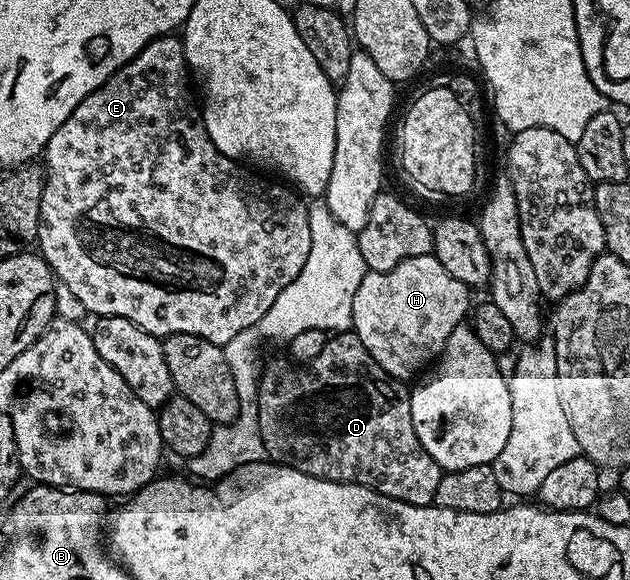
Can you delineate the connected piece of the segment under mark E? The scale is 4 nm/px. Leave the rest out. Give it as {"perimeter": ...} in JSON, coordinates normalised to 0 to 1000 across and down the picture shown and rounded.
{"perimeter":[[[278,59],[259,60],[238,71],[238,78],[225,84],[225,91],[194,112],[154,157],[143,160],[122,181],[117,195],[111,195],[111,202],[98,209],[86,236],[79,236],[76,252],[67,262],[71,297],[70,331],[63,348],[62,438],[70,441],[76,462],[90,483],[130,519],[140,540],[171,543],[152,559],[144,559],[143,576],[149,602],[156,602],[162,622],[168,622],[168,629],[175,629],[194,650],[194,657],[206,664],[213,684],[243,705],[259,702],[260,693],[273,686],[276,669],[270,636],[263,636],[259,590],[241,578],[259,581],[276,574],[302,574],[335,591],[363,591],[367,584],[378,581],[378,574],[384,574],[384,567],[397,567],[424,540],[429,526],[435,526],[441,505],[448,505],[448,498],[454,498],[454,491],[460,491],[460,484],[467,484],[467,478],[479,471],[479,457],[486,457],[486,443],[492,443],[490,352],[462,321],[449,314],[424,316],[416,303],[405,302],[413,298],[359,271],[343,255],[340,243],[333,243],[327,229],[321,191],[314,183],[313,166],[311,171],[305,166],[298,134],[302,136],[302,124],[292,97],[292,78]]]}

